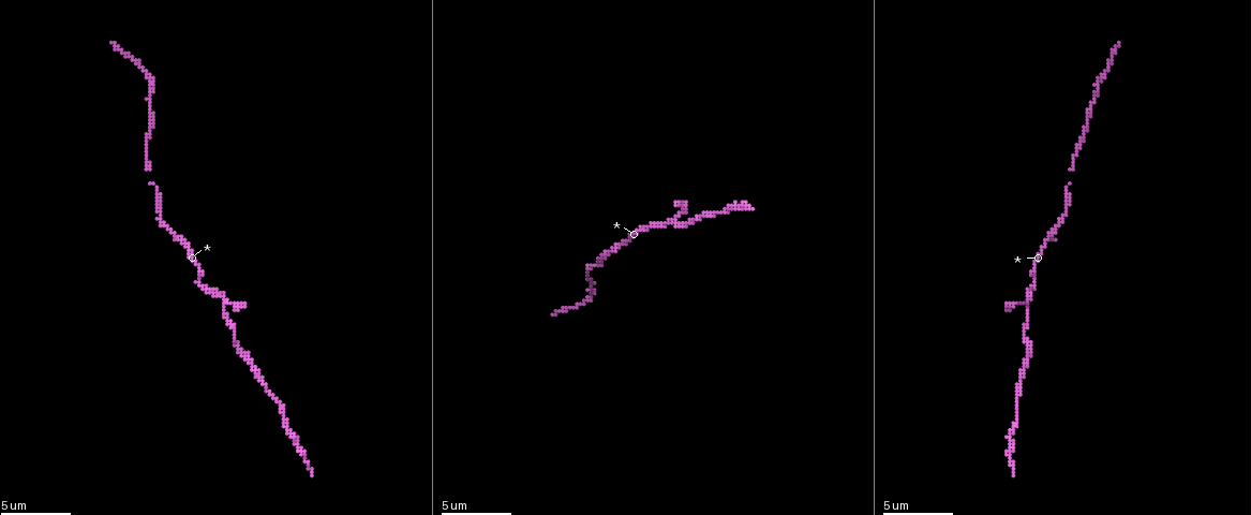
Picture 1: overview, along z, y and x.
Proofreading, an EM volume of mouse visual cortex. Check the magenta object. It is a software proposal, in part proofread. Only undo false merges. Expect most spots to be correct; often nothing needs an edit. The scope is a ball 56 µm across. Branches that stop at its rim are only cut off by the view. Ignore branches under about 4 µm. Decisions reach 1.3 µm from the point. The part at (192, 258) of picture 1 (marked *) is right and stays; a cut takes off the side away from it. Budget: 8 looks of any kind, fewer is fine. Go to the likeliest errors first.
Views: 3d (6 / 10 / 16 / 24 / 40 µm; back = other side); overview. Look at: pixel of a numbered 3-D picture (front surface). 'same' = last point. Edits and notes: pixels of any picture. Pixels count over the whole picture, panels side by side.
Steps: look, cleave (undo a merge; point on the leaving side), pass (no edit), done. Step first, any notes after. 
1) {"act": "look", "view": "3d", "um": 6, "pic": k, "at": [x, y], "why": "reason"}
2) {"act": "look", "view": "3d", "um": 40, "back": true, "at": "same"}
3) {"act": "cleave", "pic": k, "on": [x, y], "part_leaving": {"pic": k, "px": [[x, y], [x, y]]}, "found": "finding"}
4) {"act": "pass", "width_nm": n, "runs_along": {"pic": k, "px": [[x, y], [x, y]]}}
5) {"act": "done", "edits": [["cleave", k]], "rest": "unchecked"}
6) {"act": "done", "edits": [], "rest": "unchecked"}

{"act": "look", "view": "3d", "um": 10, "pic": 1, "at": [1022, 368], "why": "thick turns thin"}

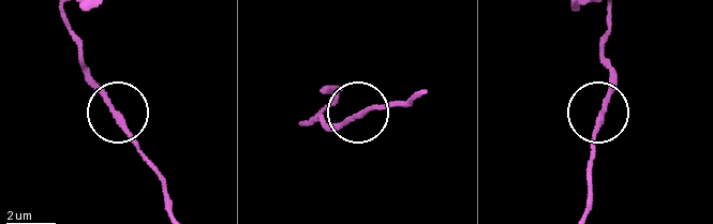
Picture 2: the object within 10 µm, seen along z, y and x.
{"act": "look", "view": "3d", "um": 6, "pic": 2, "at": [358, 118]}

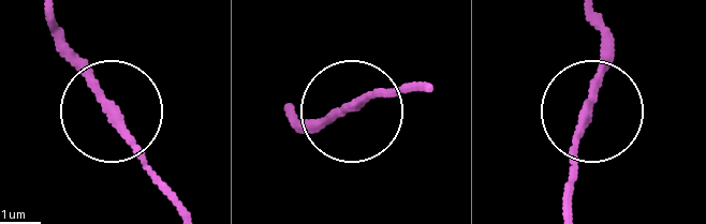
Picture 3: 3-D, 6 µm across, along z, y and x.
{"act": "pass", "width_nm": 220, "runs_along": {"pic": 3, "px": [[289, 107], [331, 118], [429, 87]]}, "found": "continuous, no second neuron"}

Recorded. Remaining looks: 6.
{"act": "look", "view": "3d", "um": 6, "pic": 1, "at": [1027, 304], "why": "three arms meet"}

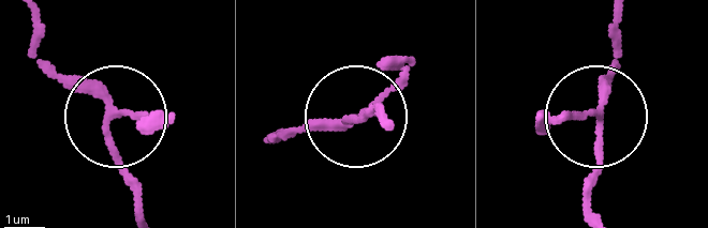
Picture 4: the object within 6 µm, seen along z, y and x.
{"act": "look", "view": "3d", "um": 6, "back": true, "pic": 4, "at": [597, 111], "why": "from behind"}

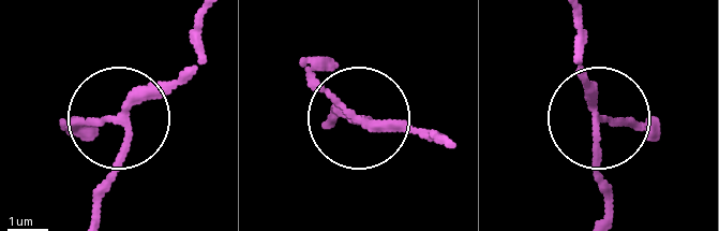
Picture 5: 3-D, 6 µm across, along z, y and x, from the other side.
{"act": "pass", "runs_along": {"pic": 5, "px": [[578, 18], [609, 214]]}, "found": "continuous, no second neuron"}

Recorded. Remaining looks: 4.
{"act": "look", "view": "3d", "um": 6, "pic": 1, "at": [1089, 111], "why": "thin neck"}

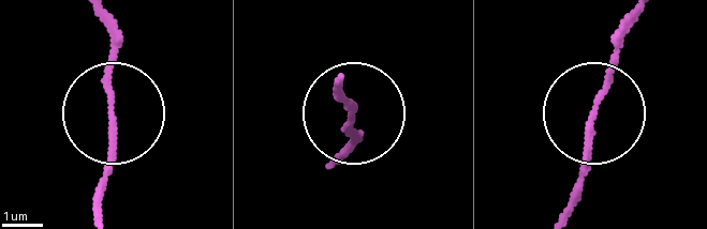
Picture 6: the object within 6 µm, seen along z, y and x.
{"act": "pass", "runs_along": {"pic": 6, "px": [[560, 212], [626, 21]]}, "found": "all the same neuron"}

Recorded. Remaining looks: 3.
{"act": "look", "view": "3d", "um": 10, "pic": 1, "at": [1066, 207], "why": "sudden change in width"}

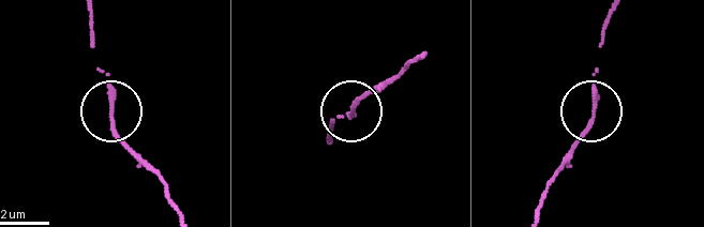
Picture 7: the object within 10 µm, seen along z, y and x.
{"act": "pass", "found": "one neuron here"}

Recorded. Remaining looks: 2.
{"act": "done", "edits": [], "rest": "unchecked"}

